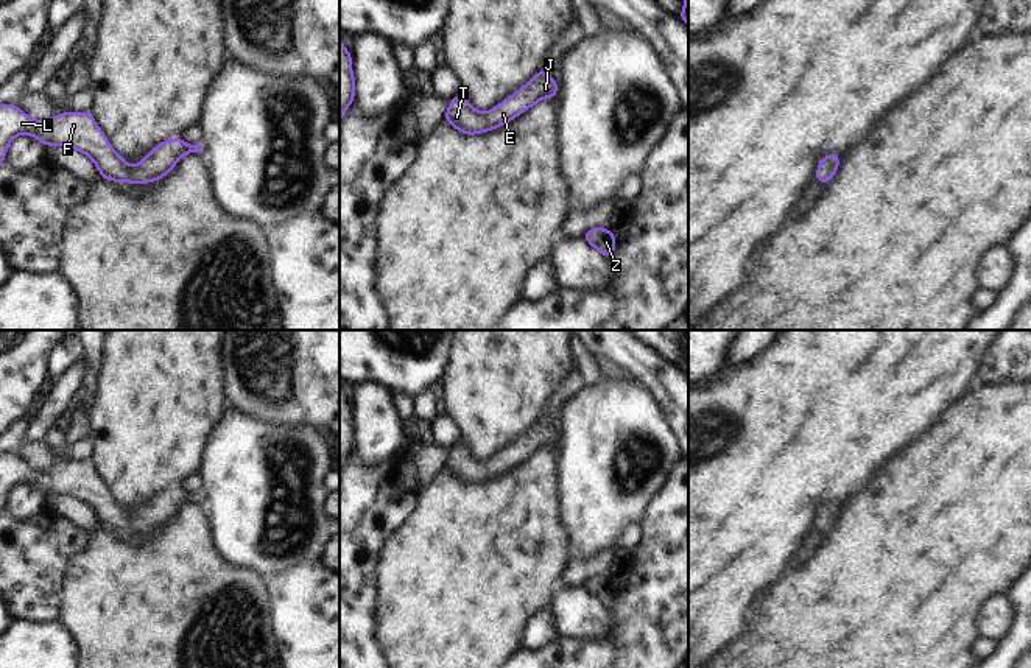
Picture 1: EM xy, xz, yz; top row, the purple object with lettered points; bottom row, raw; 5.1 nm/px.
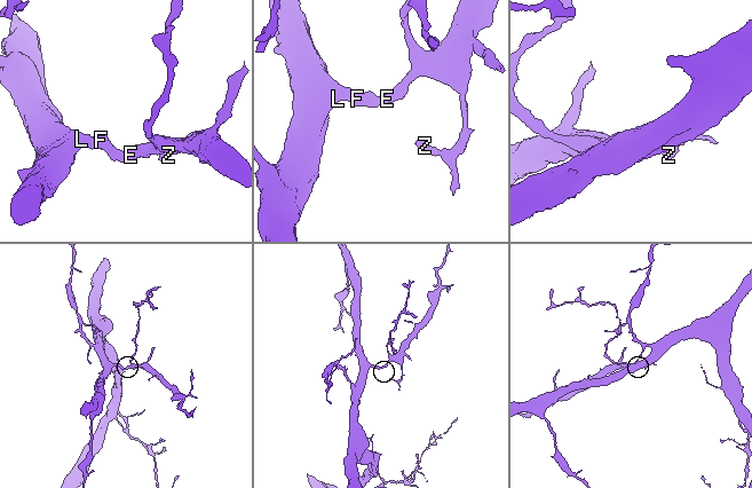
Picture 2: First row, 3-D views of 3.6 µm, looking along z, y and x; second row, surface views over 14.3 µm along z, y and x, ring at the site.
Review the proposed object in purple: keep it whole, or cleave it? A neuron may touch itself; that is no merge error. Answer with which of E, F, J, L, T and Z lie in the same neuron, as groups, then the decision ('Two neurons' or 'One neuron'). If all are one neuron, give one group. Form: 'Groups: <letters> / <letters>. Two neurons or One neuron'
Groups: E F J L T Z. One neuron

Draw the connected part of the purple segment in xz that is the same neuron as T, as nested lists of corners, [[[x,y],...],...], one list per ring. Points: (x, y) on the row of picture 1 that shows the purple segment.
[[[540,69],[525,86],[487,112],[477,112],[461,92],[456,93],[450,98],[444,120],[461,134],[478,135],[508,125],[542,98],[556,98],[558,95],[559,84],[547,69]]]

